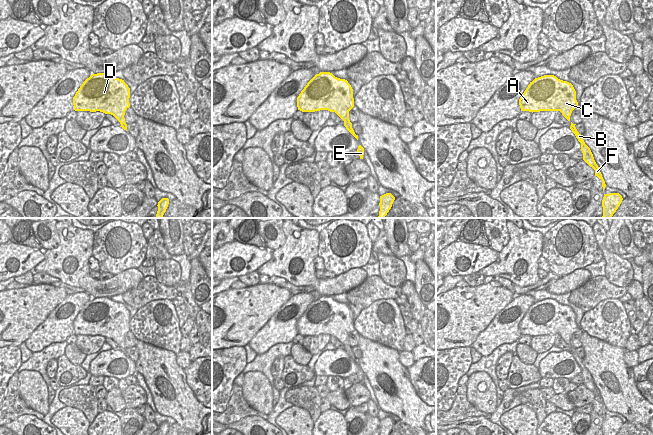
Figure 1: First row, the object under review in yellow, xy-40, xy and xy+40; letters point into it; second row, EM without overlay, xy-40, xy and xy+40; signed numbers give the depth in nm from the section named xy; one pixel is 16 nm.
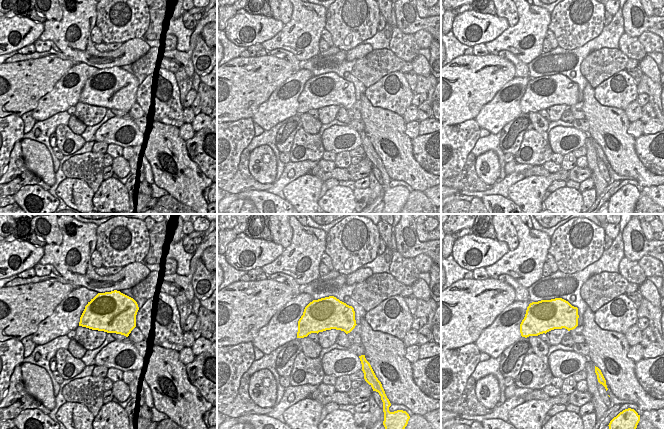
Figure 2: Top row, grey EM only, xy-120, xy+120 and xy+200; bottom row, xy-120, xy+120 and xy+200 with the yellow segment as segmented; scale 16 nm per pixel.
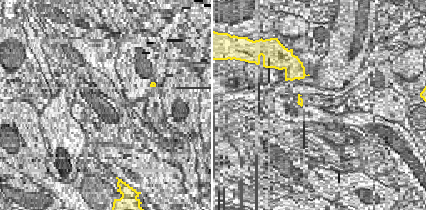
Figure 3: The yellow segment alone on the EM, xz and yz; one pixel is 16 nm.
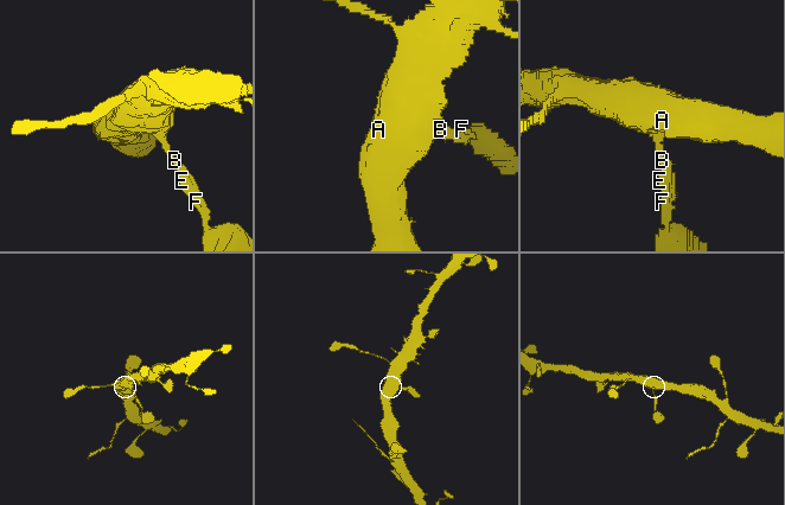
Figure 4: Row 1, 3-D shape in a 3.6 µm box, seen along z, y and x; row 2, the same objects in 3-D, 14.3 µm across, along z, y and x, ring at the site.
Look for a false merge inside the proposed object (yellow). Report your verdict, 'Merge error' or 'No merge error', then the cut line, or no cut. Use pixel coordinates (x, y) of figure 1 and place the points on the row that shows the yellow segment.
No merge error. No split.

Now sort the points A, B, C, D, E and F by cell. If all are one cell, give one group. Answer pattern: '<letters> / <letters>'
A B C D E F

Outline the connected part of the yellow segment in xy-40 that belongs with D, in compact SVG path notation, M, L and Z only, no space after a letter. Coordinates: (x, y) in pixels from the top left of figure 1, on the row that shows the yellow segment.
M110 73L92 74L73 97L75 111L100 111L113 115L127 131L125 111L130 107L130 88Z

